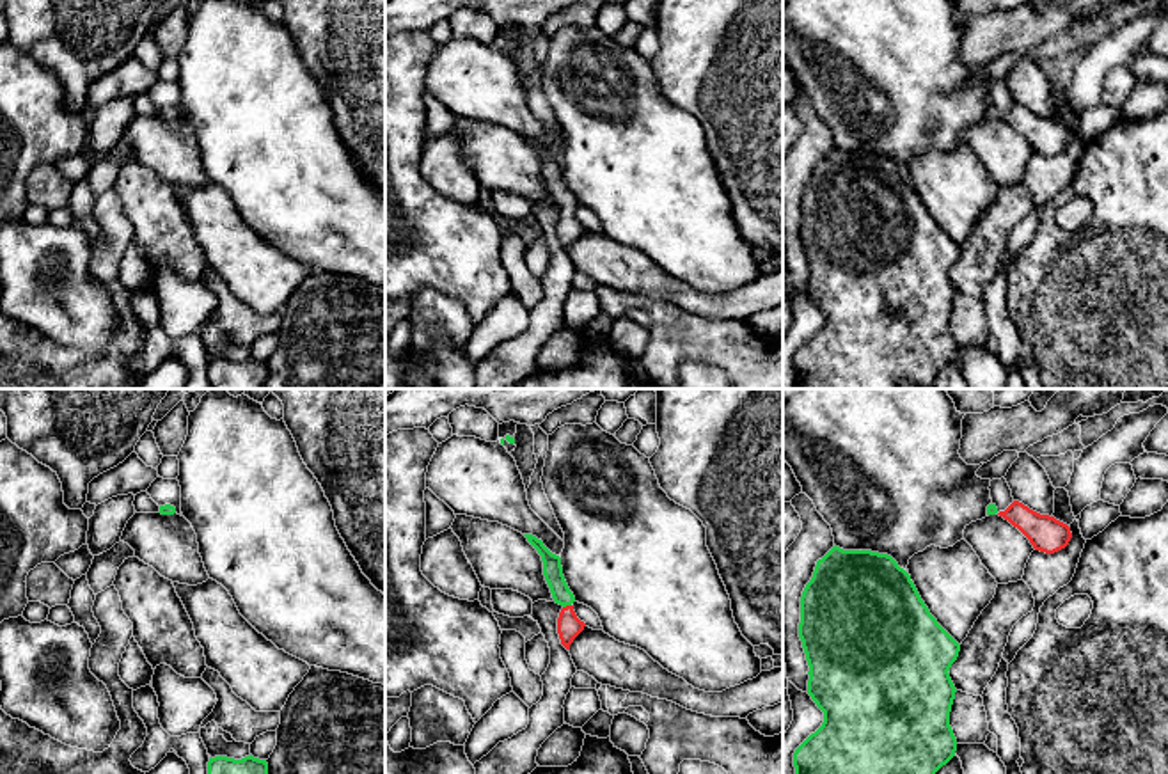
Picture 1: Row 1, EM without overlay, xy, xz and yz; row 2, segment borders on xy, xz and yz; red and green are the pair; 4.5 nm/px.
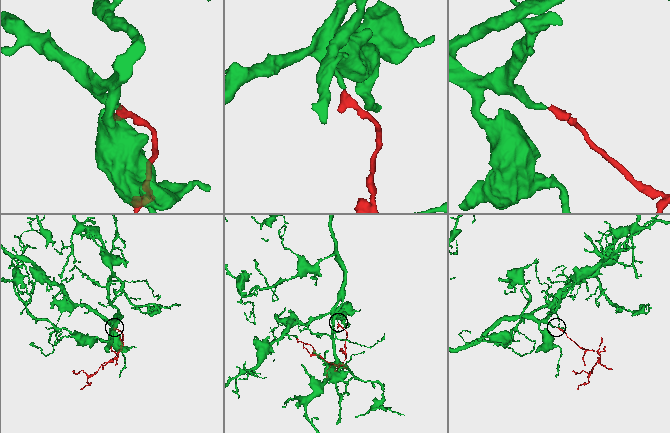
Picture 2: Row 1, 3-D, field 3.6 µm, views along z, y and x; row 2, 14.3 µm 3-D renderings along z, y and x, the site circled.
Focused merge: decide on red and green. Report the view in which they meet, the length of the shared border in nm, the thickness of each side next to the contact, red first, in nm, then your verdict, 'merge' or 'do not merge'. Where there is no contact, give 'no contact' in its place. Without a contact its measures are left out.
contact in xz; length 40 nm; calibres 110 and 90 nm; merge

